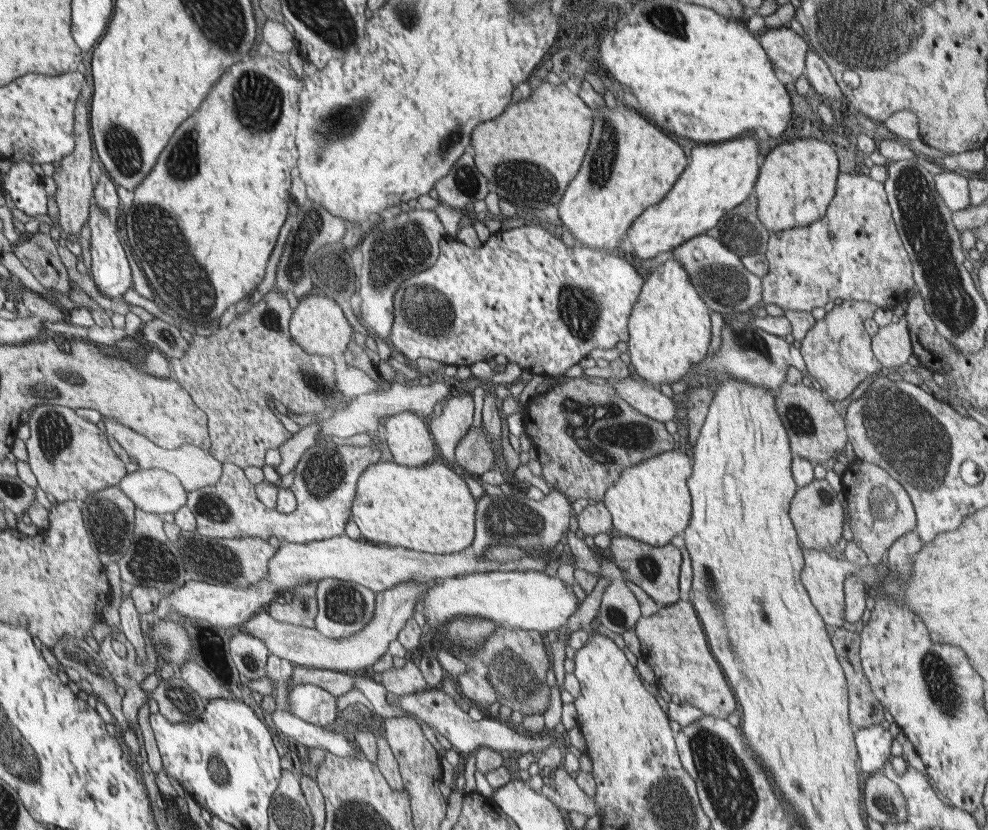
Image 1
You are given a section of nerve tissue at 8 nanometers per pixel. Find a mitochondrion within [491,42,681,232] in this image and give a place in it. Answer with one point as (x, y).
(602, 163)

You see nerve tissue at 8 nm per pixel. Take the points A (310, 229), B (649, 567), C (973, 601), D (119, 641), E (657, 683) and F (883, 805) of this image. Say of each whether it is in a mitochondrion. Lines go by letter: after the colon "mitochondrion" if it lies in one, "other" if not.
A: mitochondrion
B: mitochondrion
C: other
D: other
E: other
F: mitochondrion

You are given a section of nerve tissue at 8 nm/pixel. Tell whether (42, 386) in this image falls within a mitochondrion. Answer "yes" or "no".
yes

